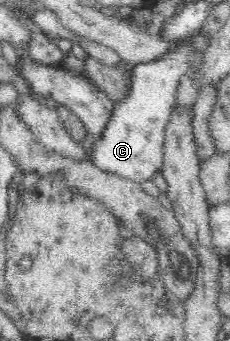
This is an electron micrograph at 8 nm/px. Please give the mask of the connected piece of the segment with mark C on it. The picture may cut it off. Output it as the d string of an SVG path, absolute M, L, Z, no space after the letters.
M199 31L189 39L172 42L171 49L161 59L130 66L129 95L123 101L114 103L105 131L99 139L95 139L90 151L91 164L125 180L152 180L152 176L162 169L165 126L177 105L177 84L183 76L191 74L192 63L201 57L209 41L211 37Z

